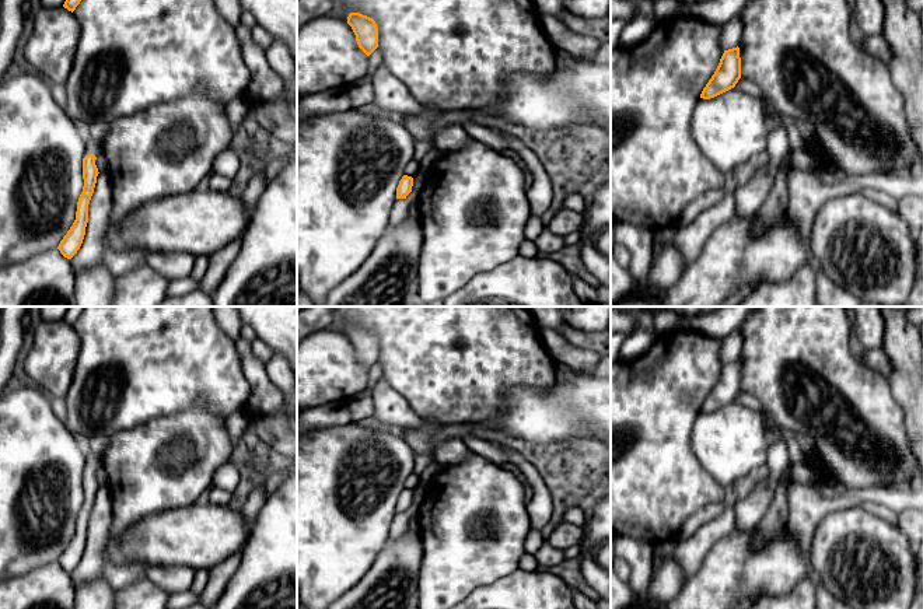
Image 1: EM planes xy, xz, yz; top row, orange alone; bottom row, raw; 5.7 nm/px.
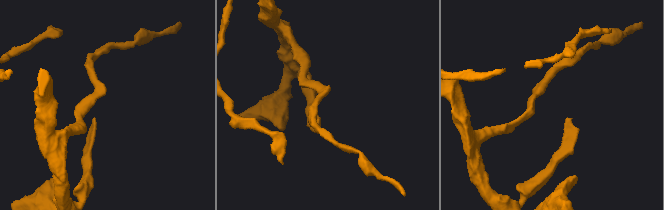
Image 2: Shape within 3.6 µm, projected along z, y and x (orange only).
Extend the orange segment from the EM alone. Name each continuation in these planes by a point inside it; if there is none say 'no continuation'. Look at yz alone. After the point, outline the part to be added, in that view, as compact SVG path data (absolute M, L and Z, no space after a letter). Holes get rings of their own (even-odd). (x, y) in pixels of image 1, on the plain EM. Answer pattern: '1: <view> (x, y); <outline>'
no continuation

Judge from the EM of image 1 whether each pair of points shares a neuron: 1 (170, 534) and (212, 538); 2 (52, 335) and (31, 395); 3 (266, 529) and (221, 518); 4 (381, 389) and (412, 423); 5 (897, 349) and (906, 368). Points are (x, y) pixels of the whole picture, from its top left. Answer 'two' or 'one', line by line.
1: one
2: two
3: two
4: one
5: one

